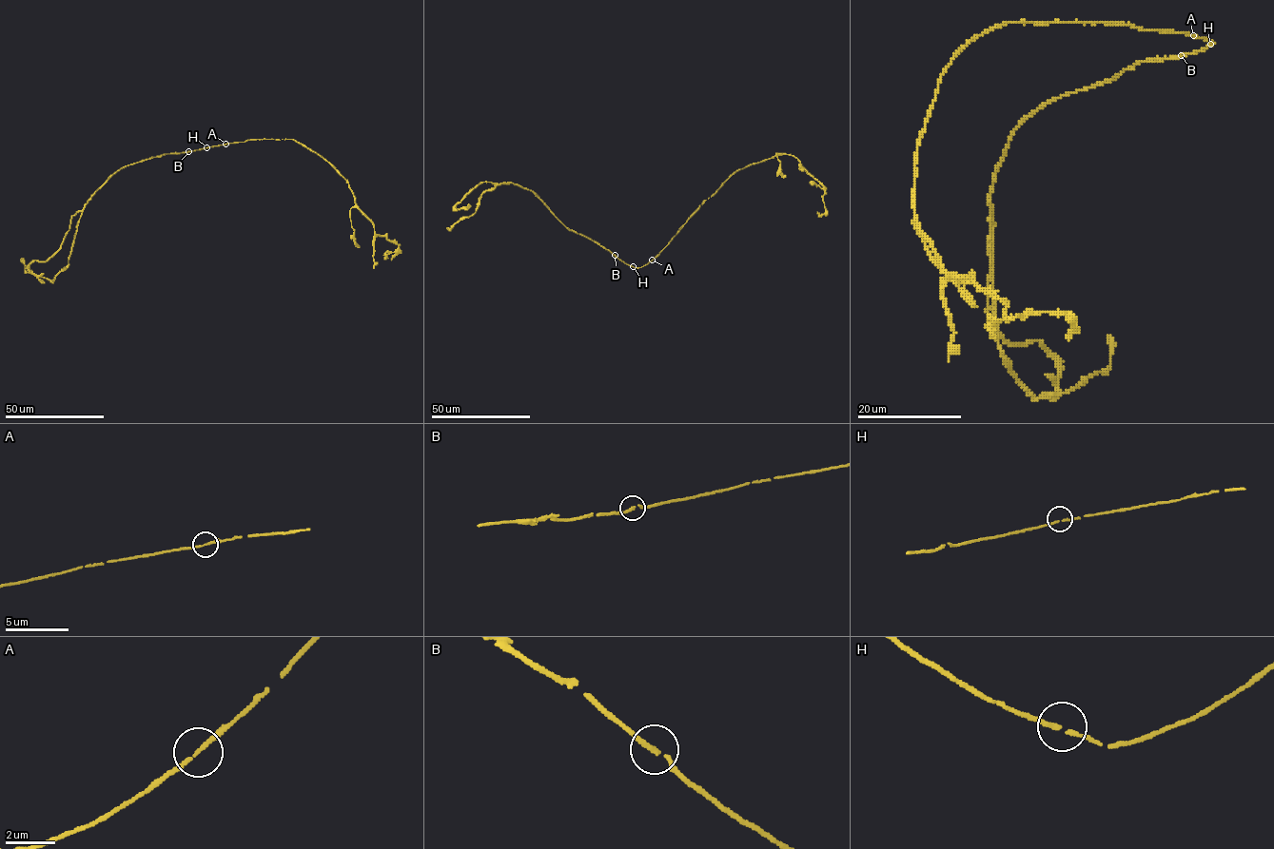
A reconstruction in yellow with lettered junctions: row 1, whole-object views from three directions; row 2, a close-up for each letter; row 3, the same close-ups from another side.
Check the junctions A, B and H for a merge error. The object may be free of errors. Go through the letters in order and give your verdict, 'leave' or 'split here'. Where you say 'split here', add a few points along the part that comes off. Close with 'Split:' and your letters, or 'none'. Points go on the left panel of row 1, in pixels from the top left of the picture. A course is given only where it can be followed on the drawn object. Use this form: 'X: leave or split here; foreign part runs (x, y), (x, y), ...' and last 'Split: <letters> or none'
A: leave
B: leave
H: leave
Split: none

